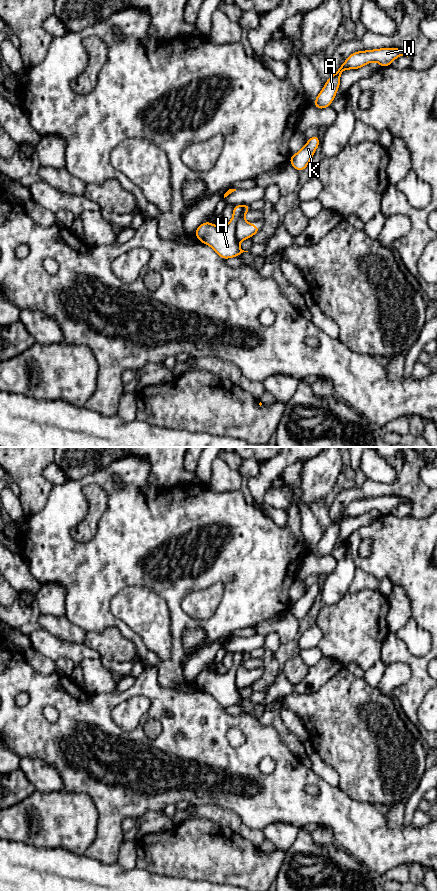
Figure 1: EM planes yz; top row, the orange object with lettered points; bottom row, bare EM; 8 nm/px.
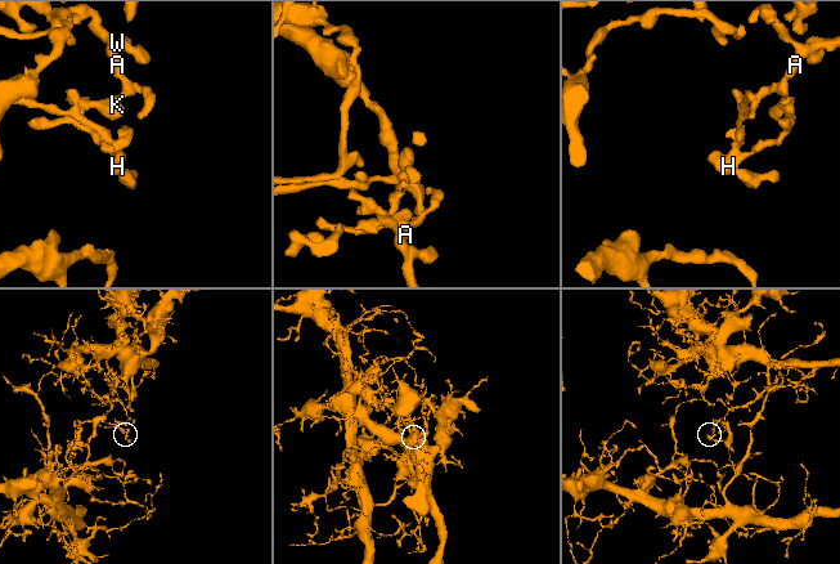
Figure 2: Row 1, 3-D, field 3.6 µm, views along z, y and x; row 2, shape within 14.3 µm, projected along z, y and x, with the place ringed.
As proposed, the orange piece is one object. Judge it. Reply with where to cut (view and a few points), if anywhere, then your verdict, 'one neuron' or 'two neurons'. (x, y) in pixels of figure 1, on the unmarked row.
yz (242, 653), (236, 675), (237, 690) | two neurons

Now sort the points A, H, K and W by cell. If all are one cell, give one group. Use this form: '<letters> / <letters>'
A K W / H

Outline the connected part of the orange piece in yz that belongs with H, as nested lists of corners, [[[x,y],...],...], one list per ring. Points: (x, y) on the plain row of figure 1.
[[[235,653],[233,666],[225,675],[218,675],[208,669],[202,671],[194,680],[197,687],[212,695],[224,708],[248,700],[242,698],[236,688],[236,675],[241,659],[242,653]]]

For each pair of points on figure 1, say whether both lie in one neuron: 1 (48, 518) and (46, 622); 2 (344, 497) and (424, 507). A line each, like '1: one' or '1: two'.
1: two
2: one

